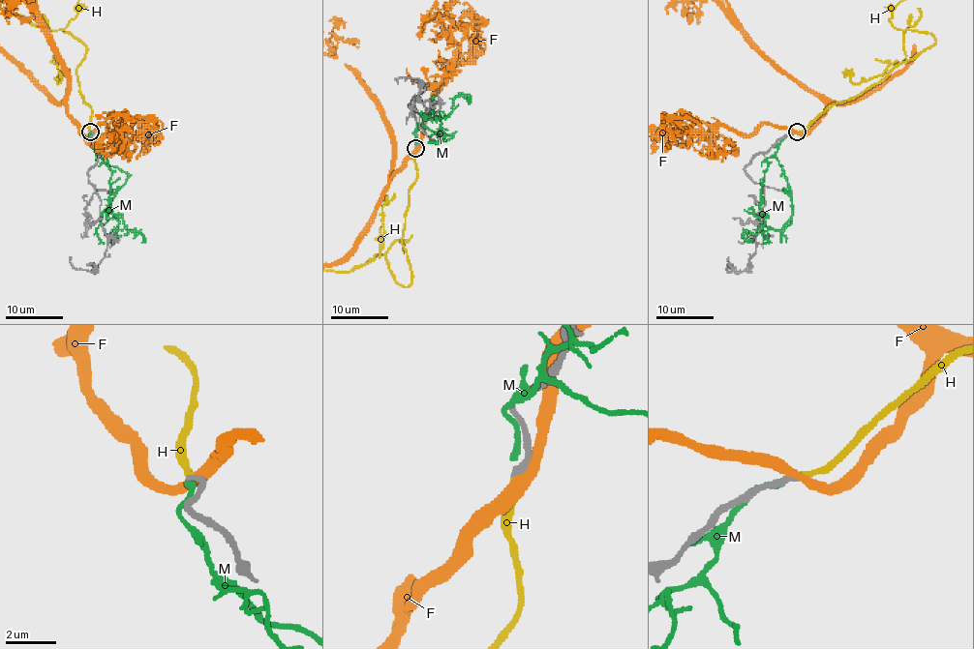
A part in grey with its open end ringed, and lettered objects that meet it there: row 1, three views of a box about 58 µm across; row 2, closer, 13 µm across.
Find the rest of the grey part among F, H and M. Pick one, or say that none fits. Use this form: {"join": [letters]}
{"join": []}

